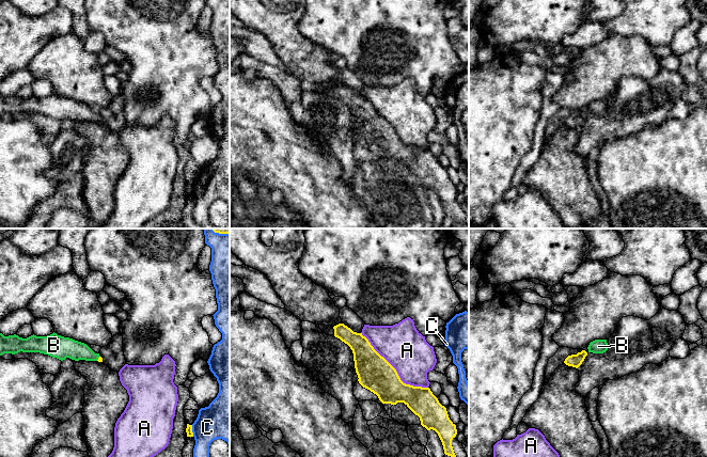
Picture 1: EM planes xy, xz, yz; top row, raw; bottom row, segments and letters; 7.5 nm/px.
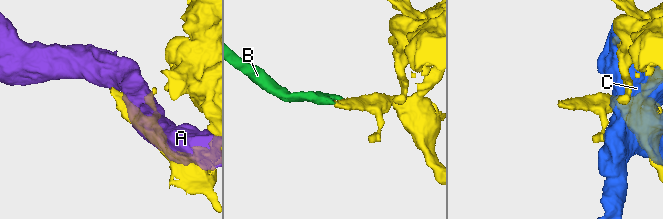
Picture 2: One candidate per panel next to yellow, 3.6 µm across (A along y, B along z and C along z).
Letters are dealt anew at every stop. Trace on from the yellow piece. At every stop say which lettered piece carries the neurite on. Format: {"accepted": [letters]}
{"accepted": ["B"]}

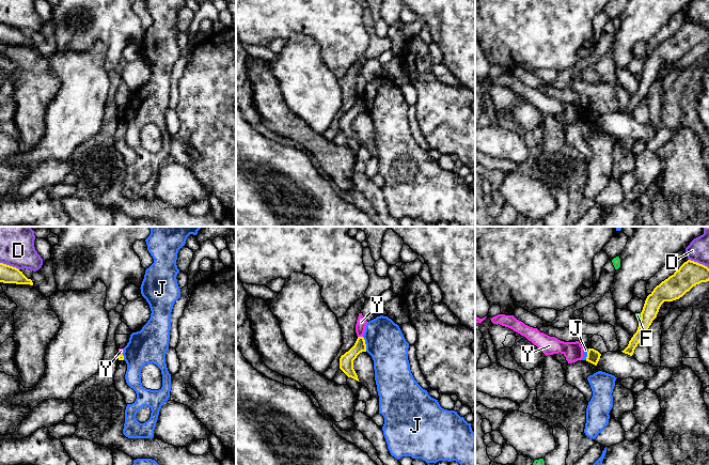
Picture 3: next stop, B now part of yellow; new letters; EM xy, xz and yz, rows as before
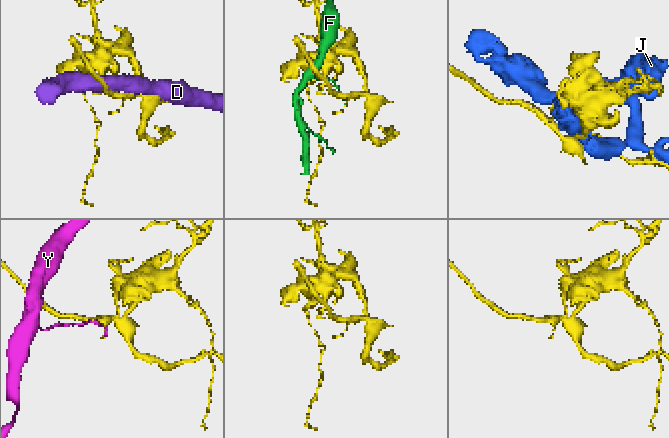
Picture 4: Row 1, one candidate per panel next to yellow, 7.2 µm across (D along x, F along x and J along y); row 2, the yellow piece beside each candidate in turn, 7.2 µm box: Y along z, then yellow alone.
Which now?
{"accepted": []}

